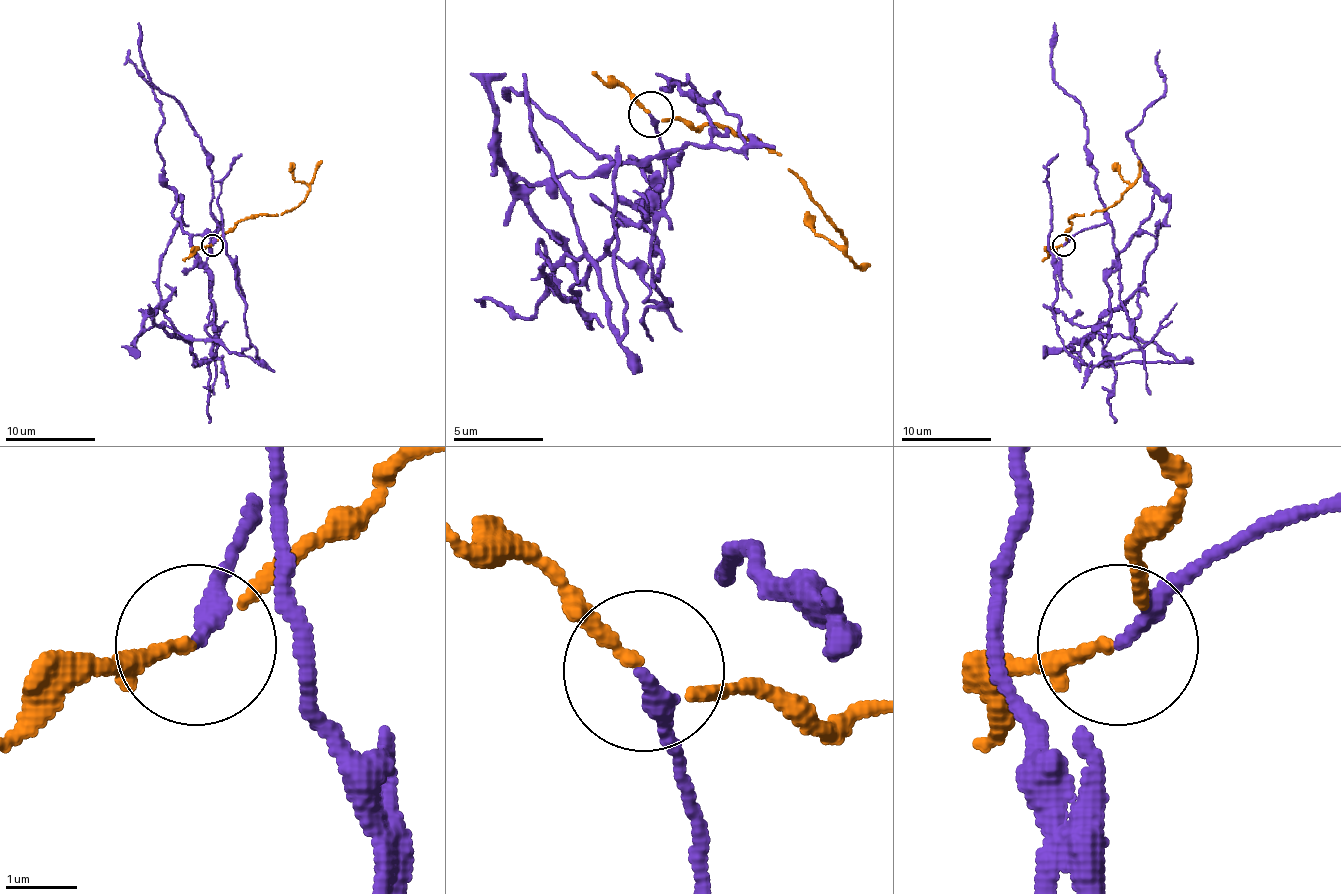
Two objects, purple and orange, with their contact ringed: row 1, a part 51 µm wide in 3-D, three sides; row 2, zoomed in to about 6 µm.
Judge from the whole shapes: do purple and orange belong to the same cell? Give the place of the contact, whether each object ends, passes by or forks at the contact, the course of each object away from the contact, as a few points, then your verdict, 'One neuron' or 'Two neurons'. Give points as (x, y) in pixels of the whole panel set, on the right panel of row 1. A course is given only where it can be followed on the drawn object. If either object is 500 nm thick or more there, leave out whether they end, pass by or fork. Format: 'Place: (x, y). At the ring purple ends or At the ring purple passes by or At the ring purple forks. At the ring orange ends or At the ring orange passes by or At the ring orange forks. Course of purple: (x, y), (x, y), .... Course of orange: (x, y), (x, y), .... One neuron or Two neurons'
Place: (1063, 245). At the ring purple ends. At the ring orange passes by. Course of purple: (1064, 245), (1111, 226), (1111, 364), (1175, 360), (1093, 328), (1080, 362), (1066, 348), (1048, 247), (1057, 154). Course of orange: (1062, 245), (1071, 226), (1068, 220), (1075, 215), (1105, 211), (1120, 199), (1129, 186), (1114, 163). Two neurons

